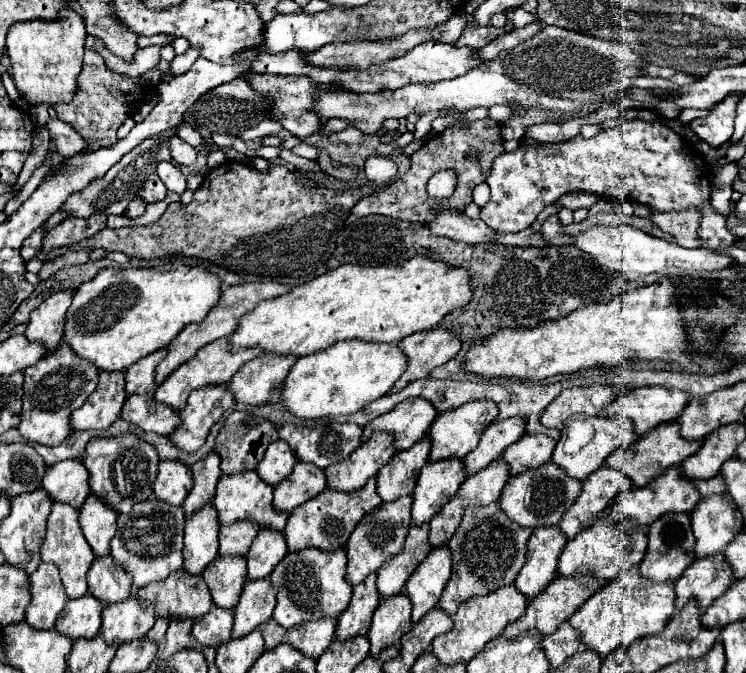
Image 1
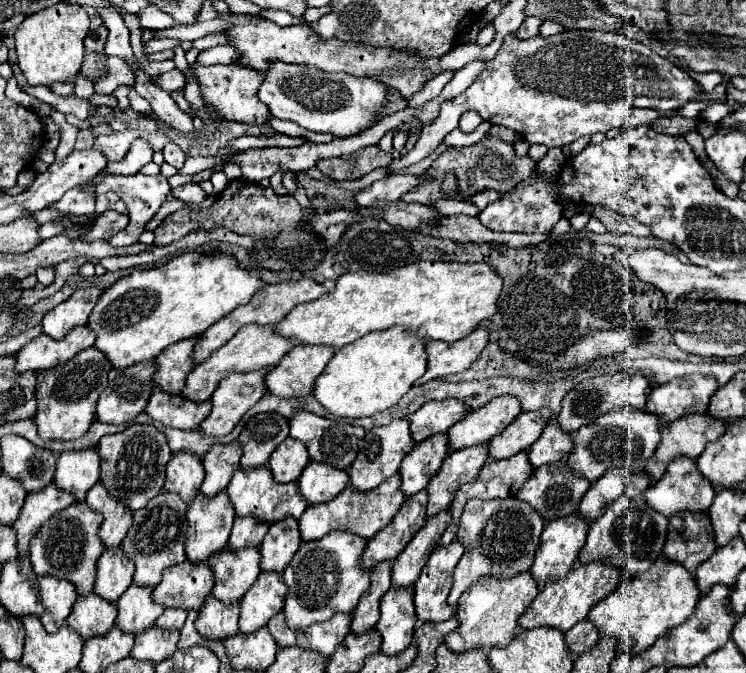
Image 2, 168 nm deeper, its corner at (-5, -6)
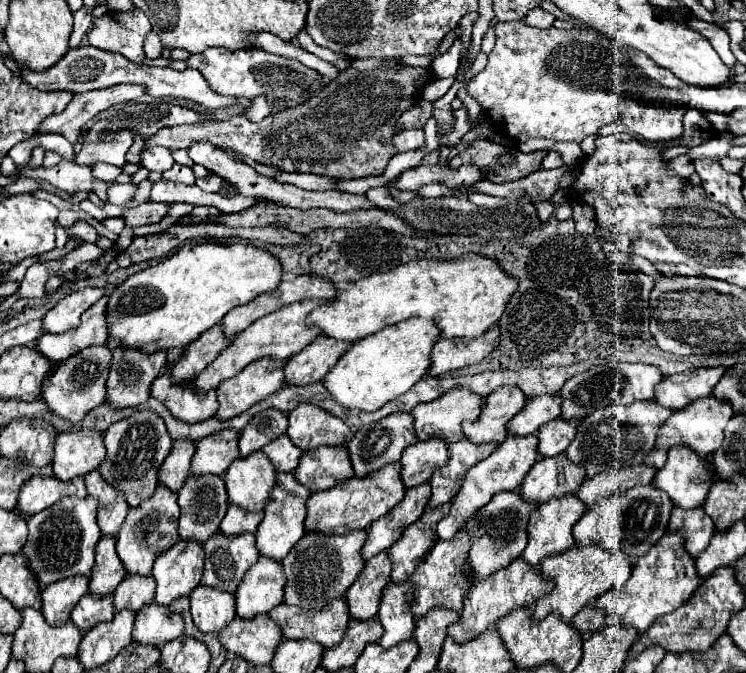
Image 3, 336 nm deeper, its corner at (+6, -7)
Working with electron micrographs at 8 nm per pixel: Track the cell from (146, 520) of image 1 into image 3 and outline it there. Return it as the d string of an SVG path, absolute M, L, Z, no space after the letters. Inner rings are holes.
M157 485L151 499L147 499L139 507L129 509L117 535L117 555L129 575L149 575L155 559L177 543L179 539L177 519L179 519L177 495L161 485Z

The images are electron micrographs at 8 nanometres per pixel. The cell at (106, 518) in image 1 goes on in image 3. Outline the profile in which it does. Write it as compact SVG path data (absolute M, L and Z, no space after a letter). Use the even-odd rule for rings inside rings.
M91 471L85 477L85 487L87 487L87 495L95 497L99 507L97 507L97 525L101 529L103 535L117 535L129 505L125 503L125 497L119 495L119 491L115 491L113 487L109 487L109 483L105 483L99 475L99 471Z

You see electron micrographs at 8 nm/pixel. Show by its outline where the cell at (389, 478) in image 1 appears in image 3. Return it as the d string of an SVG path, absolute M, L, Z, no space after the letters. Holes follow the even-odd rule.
M431 437L429 441L417 441L409 445L401 455L401 479L405 487L417 487L427 483L439 467L449 461L447 443L439 437Z

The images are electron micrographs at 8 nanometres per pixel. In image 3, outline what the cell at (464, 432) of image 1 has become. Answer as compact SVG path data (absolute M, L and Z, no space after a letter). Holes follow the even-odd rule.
M499 387L493 391L487 399L485 405L481 407L481 415L477 421L463 421L463 433L471 443L489 443L497 441L503 443L507 433L505 433L505 423L517 415L525 407L525 395L517 387Z

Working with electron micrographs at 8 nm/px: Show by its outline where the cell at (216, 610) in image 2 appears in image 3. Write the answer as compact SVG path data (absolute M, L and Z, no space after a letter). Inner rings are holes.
M199 585L189 599L193 623L203 633L219 633L235 617L235 597L231 593Z

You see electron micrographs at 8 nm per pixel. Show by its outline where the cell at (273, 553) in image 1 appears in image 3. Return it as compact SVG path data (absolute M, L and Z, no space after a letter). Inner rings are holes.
M277 473L277 487L273 487L269 495L269 503L265 505L265 517L255 533L257 549L263 557L281 561L289 553L289 549L305 535L303 519L305 519L305 501L309 499L309 495L311 493L305 487L301 487L301 483L297 483L297 479L293 479L291 473L289 475Z

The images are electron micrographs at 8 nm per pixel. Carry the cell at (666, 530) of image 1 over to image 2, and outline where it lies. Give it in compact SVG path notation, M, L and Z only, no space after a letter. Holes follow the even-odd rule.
M674 514L670 516L670 524L668 524L668 538L664 544L664 556L670 558L672 562L682 564L686 570L696 570L704 560L708 560L714 550L716 550L716 540L712 538L712 524L708 522L708 514Z

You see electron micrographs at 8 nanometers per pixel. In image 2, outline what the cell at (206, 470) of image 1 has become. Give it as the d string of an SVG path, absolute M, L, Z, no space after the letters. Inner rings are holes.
M216 442L208 454L204 456L204 468L206 468L206 478L200 486L200 492L206 498L216 496L218 492L226 490L234 470L240 468L240 444L230 442L230 444L220 444Z

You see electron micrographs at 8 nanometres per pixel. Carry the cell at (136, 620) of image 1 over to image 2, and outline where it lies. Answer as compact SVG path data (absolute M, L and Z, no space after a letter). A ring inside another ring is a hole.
M132 584L118 600L118 618L116 626L130 634L140 634L148 630L156 618L164 612L164 606L152 600L150 586L136 586Z

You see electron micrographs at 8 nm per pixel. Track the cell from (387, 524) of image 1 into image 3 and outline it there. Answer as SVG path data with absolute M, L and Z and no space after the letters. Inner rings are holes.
M429 483L407 489L403 501L369 527L367 541L361 549L365 561L381 551L387 551L401 537L401 531L423 515L429 499L429 491L431 491Z

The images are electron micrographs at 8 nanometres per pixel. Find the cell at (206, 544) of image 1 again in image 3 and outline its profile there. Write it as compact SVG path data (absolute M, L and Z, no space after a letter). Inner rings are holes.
M193 475L185 481L185 485L177 493L177 501L181 507L179 517L179 537L183 541L197 541L205 543L211 535L219 533L219 523L225 517L229 507L225 499L225 481L217 475L205 475L205 479L193 479Z

